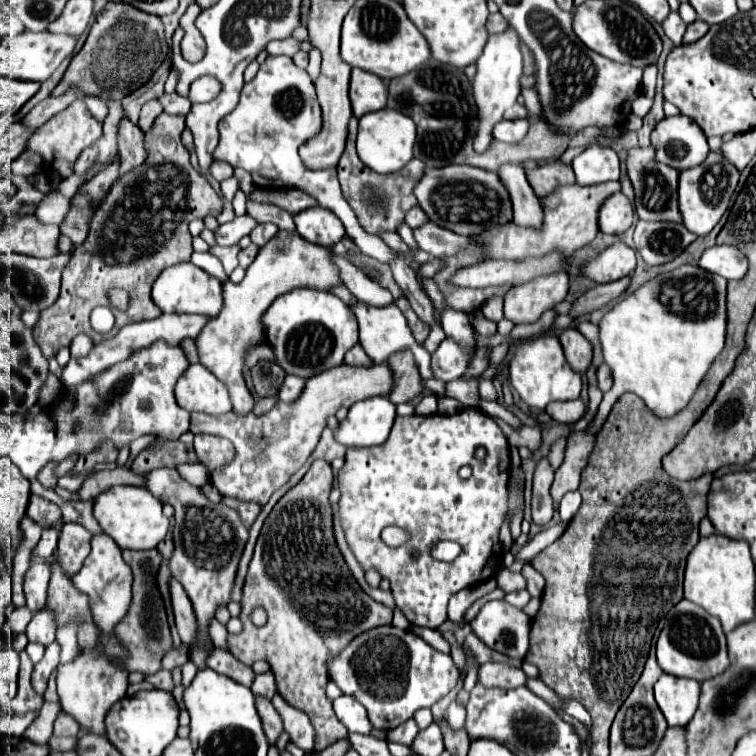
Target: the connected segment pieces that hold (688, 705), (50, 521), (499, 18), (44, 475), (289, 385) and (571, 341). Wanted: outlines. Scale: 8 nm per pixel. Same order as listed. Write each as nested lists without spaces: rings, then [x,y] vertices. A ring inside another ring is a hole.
[[[663,673],[655,683],[655,701],[663,711],[669,727],[685,727],[697,711],[699,683]]]
[[[31,497],[29,507],[27,507],[27,515],[33,521],[37,521],[43,529],[51,529],[51,527],[59,525],[59,521],[61,521],[59,507],[41,499],[41,497]]]
[[[495,13],[495,15],[491,15],[489,19],[487,19],[487,31],[489,33],[493,33],[493,31],[503,31],[507,27],[507,21],[505,21],[505,17],[501,15],[501,13]]]
[[[49,463],[49,467],[45,467],[45,471],[41,471],[41,475],[37,477],[39,483],[41,483],[43,487],[47,487],[47,489],[55,489],[55,485],[57,485],[57,479],[53,477],[55,465],[57,465],[57,463]]]
[[[287,375],[279,389],[279,399],[285,403],[291,403],[293,399],[297,399],[297,395],[303,391],[303,387],[305,387],[305,379],[301,379],[297,375]]]
[[[575,327],[561,331],[559,341],[563,345],[565,359],[573,367],[573,371],[587,373],[587,369],[591,367],[591,361],[593,361],[593,345]]]

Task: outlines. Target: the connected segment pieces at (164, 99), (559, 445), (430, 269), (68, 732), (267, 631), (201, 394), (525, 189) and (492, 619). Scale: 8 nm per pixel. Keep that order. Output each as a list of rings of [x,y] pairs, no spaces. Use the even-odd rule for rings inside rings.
[[[163,93],[163,95],[159,97],[159,101],[161,101],[163,109],[165,109],[167,113],[171,113],[171,115],[175,115],[175,113],[179,113],[179,115],[187,115],[189,105],[191,105],[189,99],[185,99],[185,97],[177,95],[177,93],[171,93],[171,95]]]
[[[561,437],[561,439],[557,439],[557,441],[551,445],[551,451],[549,451],[549,463],[553,465],[553,469],[557,469],[557,467],[563,463],[565,447],[567,447],[567,437]]]
[[[433,259],[433,261],[427,261],[427,263],[422,264],[420,266],[419,274],[417,277],[419,283],[420,283],[420,277],[425,277],[425,278],[434,277],[439,267],[441,267],[441,261],[439,261],[439,259]]]
[[[61,711],[59,717],[57,717],[57,721],[55,721],[55,731],[53,731],[53,735],[55,735],[55,737],[75,737],[77,733],[79,733],[79,727],[77,727],[75,719],[69,717],[69,715],[65,715],[65,713]]]
[[[317,460],[311,465],[305,477],[289,489],[273,507],[269,517],[263,523],[261,535],[255,545],[253,559],[249,563],[249,571],[243,585],[243,599],[241,599],[241,623],[243,631],[237,635],[227,637],[229,651],[245,665],[253,665],[257,659],[265,659],[271,665],[271,671],[277,679],[277,693],[293,707],[305,711],[317,731],[317,747],[315,751],[325,749],[327,745],[347,739],[345,725],[335,717],[331,701],[325,697],[325,685],[329,683],[329,675],[325,671],[325,659],[333,655],[333,651],[341,651],[345,643],[349,643],[361,631],[373,629],[377,625],[391,625],[393,611],[381,603],[375,603],[367,597],[353,575],[349,573],[331,525],[331,505],[329,505],[329,491],[333,483],[333,469],[324,460]],[[253,607],[263,607],[269,615],[265,627],[251,625],[249,613]]]
[[[201,363],[189,365],[175,387],[177,403],[187,411],[223,415],[231,411],[227,387]]]
[[[501,181],[501,183],[505,185],[511,197],[513,221],[523,227],[539,227],[541,225],[541,205],[529,181]]]
[[[487,601],[469,625],[493,651],[513,659],[523,659],[529,651],[531,619],[505,601]]]

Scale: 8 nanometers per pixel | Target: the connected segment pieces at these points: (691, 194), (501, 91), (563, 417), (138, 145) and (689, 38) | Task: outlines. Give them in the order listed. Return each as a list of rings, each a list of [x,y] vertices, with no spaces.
[[[709,153],[705,163],[693,169],[685,169],[679,175],[679,211],[683,217],[683,225],[695,235],[707,235],[727,211],[737,181],[739,171],[731,163],[725,163],[719,153]]]
[[[507,27],[503,33],[489,35],[481,57],[477,59],[477,75],[473,79],[473,95],[477,99],[477,109],[481,115],[481,129],[473,147],[477,151],[485,151],[493,141],[491,129],[495,123],[503,119],[517,119],[519,115],[527,117],[527,109],[517,103],[521,93],[521,79],[523,77],[523,55],[521,55],[521,39],[515,29]]]
[[[573,399],[573,401],[563,401],[563,403],[549,403],[547,405],[547,415],[551,415],[559,423],[575,423],[583,417],[585,413],[585,403],[583,399]]]
[[[123,115],[123,119],[119,121],[119,131],[117,131],[117,143],[119,143],[119,155],[121,155],[121,171],[119,175],[123,175],[125,171],[131,171],[133,167],[139,167],[145,161],[145,149],[143,149],[143,131],[129,121],[127,115]]]
[[[701,19],[693,21],[691,25],[687,25],[687,31],[685,31],[683,43],[693,43],[693,41],[701,39],[701,37],[707,33],[707,29],[709,29],[709,25],[707,25],[705,21],[701,21]]]

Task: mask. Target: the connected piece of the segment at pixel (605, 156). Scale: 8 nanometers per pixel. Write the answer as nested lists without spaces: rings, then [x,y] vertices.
[[[587,147],[573,159],[573,169],[579,185],[619,181],[619,157],[611,147]]]

